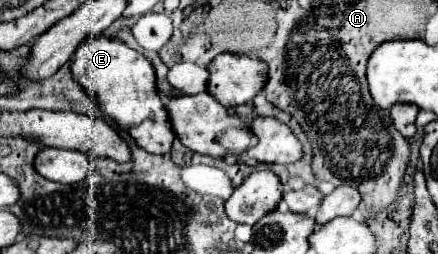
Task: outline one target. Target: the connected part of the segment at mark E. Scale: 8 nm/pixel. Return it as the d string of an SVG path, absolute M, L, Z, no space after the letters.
M88 36L70 58L74 80L90 94L92 102L110 116L120 130L128 132L136 144L150 154L166 154L176 134L170 128L168 114L156 92L156 74L146 56L128 48L122 40L110 36Z

